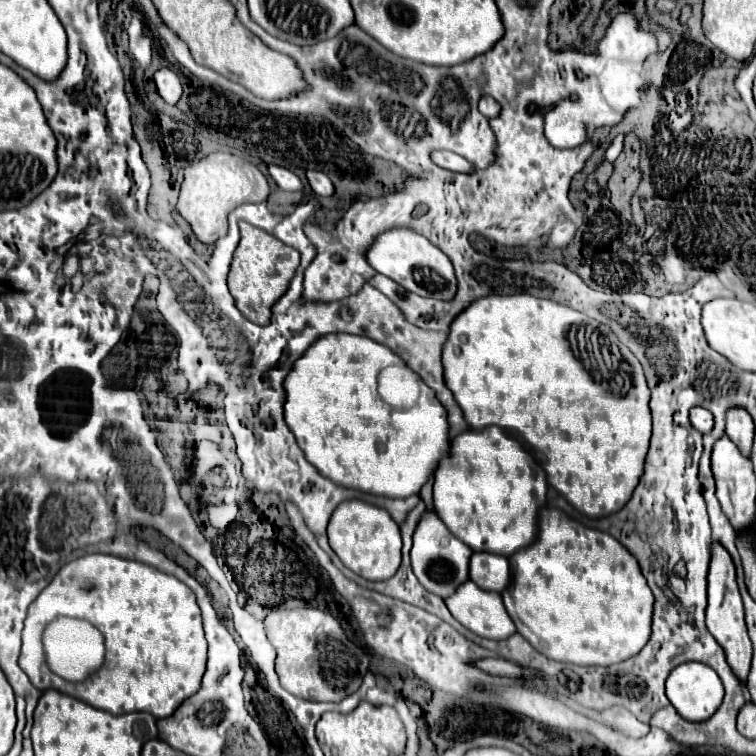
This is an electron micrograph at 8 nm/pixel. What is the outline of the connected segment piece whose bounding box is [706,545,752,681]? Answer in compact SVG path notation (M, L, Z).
M712 545L712 561L710 561L710 573L708 573L708 609L706 609L706 625L708 631L714 635L714 639L722 645L726 651L728 665L734 669L736 677L740 681L746 681L752 661L752 643L746 631L744 623L744 609L740 591L736 585L736 571L730 555L720 545Z

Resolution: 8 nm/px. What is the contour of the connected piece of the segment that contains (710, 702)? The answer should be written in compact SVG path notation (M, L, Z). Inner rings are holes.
M682 663L672 669L668 681L666 681L666 697L674 705L674 709L688 721L704 721L712 717L718 707L722 705L724 687L720 677L714 669L710 669L704 663Z

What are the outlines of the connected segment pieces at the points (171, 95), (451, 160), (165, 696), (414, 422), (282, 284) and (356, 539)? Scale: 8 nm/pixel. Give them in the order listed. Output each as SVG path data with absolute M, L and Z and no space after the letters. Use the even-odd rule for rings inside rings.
M164 67L164 69L158 69L154 73L154 83L156 83L156 89L160 93L160 97L168 103L168 105L176 105L178 99L182 97L182 85L180 85L180 77L176 71Z
M444 149L432 151L430 159L432 159L432 163L436 163L438 167L448 169L448 171L458 171L458 173L470 173L472 171L472 165L464 157L456 155L452 151L444 151Z
M84 555L80 559L74 559L66 563L52 583L40 593L40 597L30 605L28 617L24 621L24 633L22 633L22 653L20 653L20 667L30 677L32 685L38 689L54 687L66 695L72 695L96 709L122 715L130 711L146 711L154 717L170 717L178 705L194 695L200 689L200 679L204 675L206 667L206 637L202 631L202 619L200 619L200 607L196 603L194 593L182 585L176 577L170 577L154 567L148 567L140 561L130 561L114 555ZM56 617L74 617L88 623L94 623L94 627L104 635L106 639L106 661L102 667L86 677L80 683L64 681L56 673L52 673L46 665L44 647L42 647L42 633L50 621Z
M330 333L316 339L304 355L294 361L290 373L284 379L284 419L294 433L298 447L304 451L306 459L336 485L358 489L372 495L402 499L414 495L428 481L430 473L436 471L438 461L448 455L448 421L446 409L436 399L428 385L420 385L418 403L412 409L392 409L378 397L378 373L388 365L404 365L404 361L388 347L360 335L350 333Z
M240 221L240 243L234 251L234 259L228 273L228 289L236 301L240 313L256 325L268 325L272 305L286 293L296 267L300 265L300 253L274 235L260 231L258 227Z
M350 499L340 503L328 523L328 543L338 559L360 577L368 581L390 579L400 565L402 537L398 523L388 515L386 509L370 505L360 499Z

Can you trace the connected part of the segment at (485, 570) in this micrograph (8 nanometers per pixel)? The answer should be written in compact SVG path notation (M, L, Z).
M472 553L470 557L470 581L486 591L498 591L510 583L510 565L504 555L496 553Z

